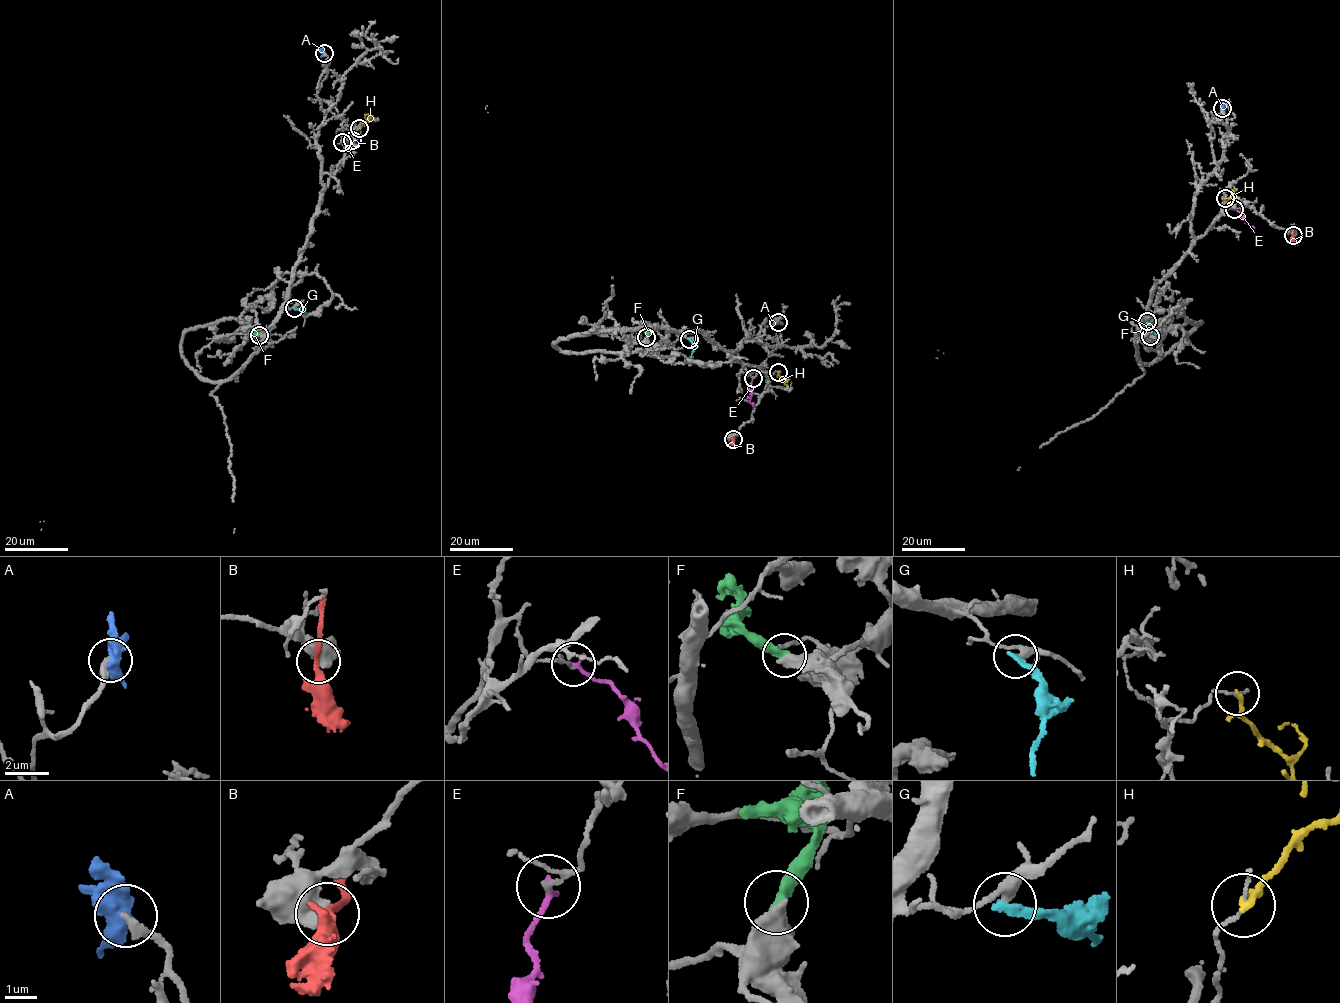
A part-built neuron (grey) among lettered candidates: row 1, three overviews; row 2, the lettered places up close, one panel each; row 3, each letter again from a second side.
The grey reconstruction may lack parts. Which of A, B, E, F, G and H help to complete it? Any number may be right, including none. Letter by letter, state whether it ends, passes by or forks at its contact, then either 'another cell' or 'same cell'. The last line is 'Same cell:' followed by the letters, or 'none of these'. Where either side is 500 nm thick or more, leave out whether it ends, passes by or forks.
A: it forks there; same cell
B: another cell
E: it ends there; another cell
F: another cell
G: it ends there; another cell
H: it ends there; another cell
Same cell: A

